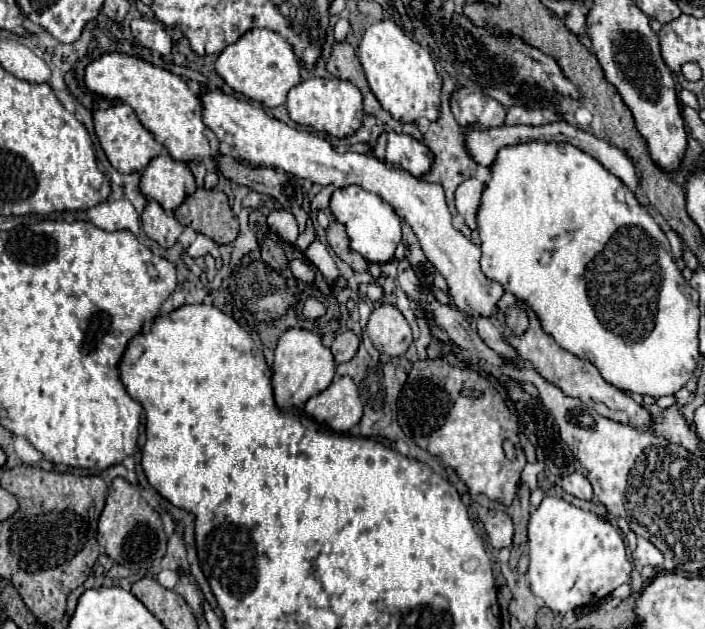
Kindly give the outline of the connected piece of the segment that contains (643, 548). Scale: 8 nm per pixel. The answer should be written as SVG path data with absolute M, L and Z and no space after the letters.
M637 538L637 548L635 548L635 562L639 568L643 566L653 566L653 568L661 568L663 564L663 554L645 538Z

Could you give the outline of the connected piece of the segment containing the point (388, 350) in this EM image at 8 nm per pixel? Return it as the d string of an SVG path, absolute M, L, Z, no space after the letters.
M381 304L377 306L367 322L367 336L371 338L373 346L381 354L389 356L401 356L407 352L411 338L411 328L401 314L401 310L393 304Z

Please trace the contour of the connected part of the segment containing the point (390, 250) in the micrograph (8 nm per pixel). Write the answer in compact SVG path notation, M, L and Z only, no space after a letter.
M345 186L333 192L329 208L337 222L347 228L351 250L359 252L371 264L385 264L393 260L395 248L401 242L401 220L389 202L383 202L383 198L363 190L361 186Z

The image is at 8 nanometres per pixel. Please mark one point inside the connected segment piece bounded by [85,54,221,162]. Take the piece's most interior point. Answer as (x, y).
(166, 106)

